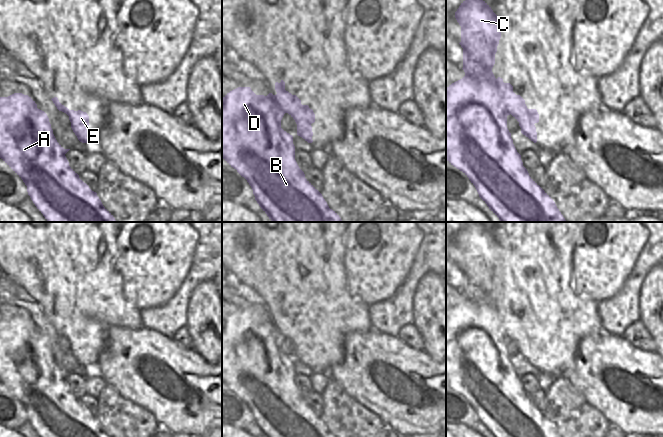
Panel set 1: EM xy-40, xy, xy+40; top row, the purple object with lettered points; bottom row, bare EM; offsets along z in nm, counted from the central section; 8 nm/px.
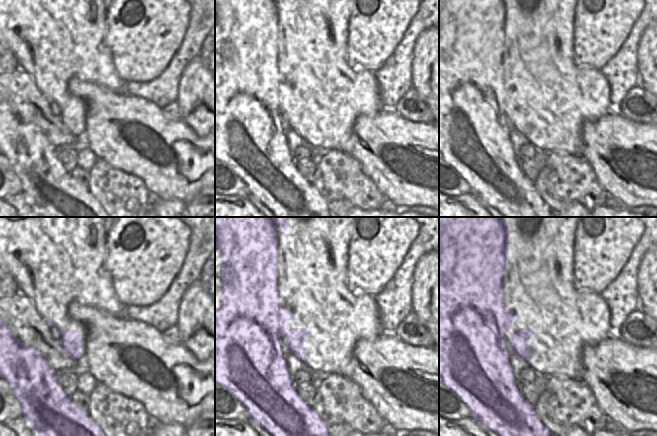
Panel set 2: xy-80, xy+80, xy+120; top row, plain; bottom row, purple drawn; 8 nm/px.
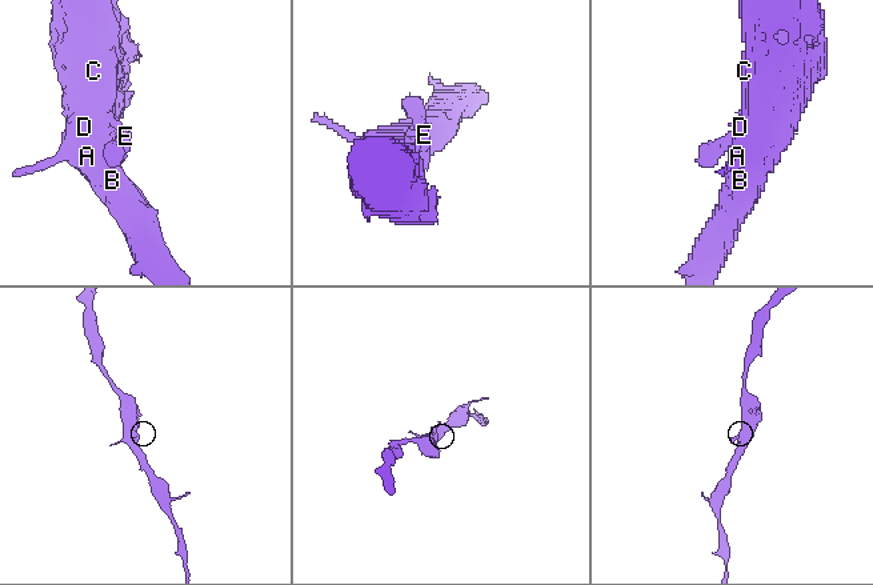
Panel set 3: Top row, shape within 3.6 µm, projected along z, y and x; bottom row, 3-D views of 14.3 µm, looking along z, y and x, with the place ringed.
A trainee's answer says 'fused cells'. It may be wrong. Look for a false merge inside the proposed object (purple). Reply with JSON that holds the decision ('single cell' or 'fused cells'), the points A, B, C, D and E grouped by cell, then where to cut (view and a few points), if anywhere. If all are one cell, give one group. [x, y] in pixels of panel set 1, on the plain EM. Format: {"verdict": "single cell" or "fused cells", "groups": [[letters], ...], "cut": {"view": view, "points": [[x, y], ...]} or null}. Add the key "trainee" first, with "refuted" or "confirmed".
{"trainee": "confirmed", "verdict": "fused cells", "groups": [["A", "B", "C", "D"], ["E"]], "cut": {"view": "xy+40", "points": [[496, 303], [502, 325], [510, 337]]}}

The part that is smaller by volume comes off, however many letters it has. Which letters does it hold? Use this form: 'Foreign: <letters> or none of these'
Foreign: E

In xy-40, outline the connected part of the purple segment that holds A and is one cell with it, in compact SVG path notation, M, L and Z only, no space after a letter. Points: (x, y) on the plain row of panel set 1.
M14 317L8 321L0 321L0 382L23 404L27 410L27 416L31 424L41 437L109 437L103 430L97 417L92 415L89 410L84 407L79 399L69 390L69 386L65 378L70 373L64 373L56 364L49 342L47 338L37 332L35 325L28 319L22 317Z

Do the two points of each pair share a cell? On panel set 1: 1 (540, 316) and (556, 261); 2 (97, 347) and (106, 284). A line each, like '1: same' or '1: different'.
1: same
2: same

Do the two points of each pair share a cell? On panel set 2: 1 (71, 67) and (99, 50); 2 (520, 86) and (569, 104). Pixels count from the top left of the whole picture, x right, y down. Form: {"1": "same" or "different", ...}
{"1": "same", "2": "same"}

